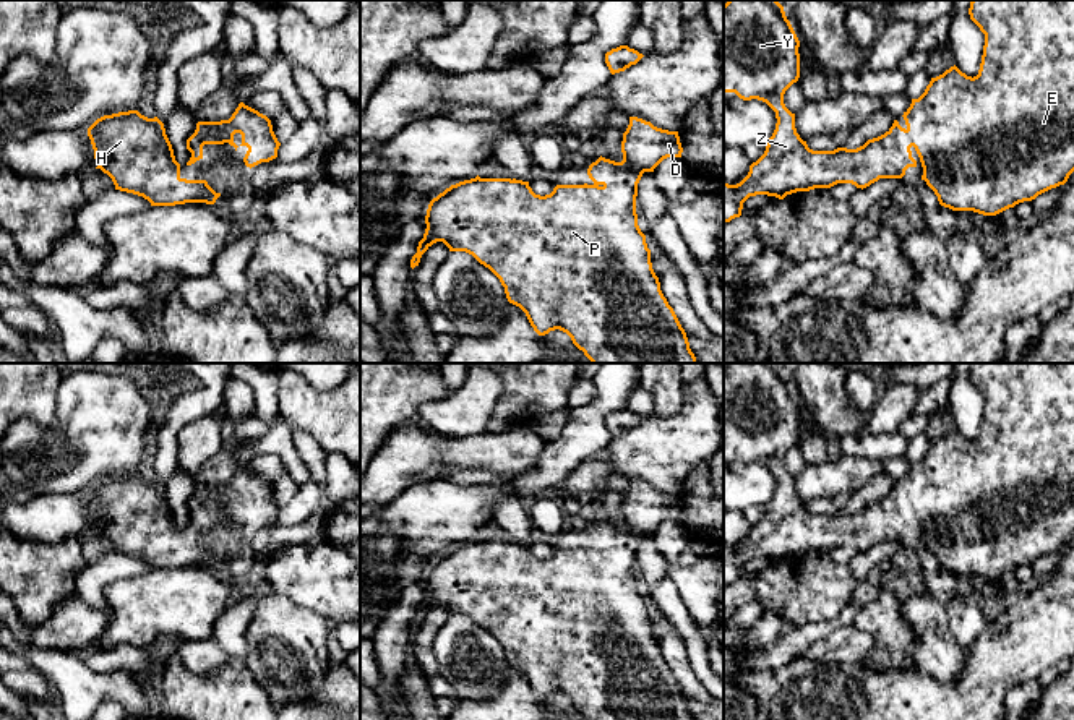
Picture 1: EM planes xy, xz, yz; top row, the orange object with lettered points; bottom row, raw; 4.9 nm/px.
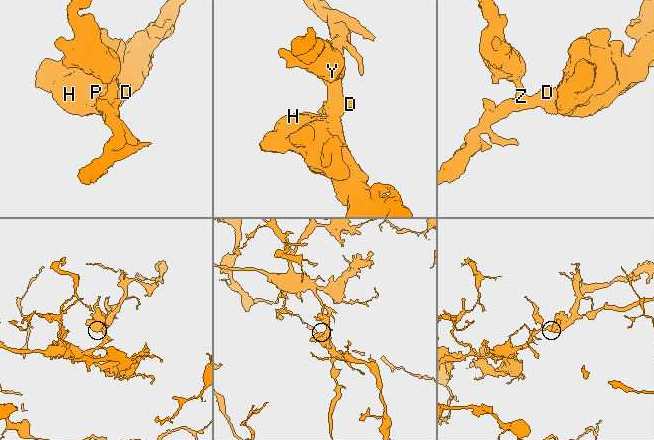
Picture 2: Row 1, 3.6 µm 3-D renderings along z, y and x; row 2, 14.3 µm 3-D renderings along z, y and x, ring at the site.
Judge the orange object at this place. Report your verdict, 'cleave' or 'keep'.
keep

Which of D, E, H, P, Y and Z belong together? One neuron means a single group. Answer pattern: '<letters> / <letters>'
D E H P Y Z

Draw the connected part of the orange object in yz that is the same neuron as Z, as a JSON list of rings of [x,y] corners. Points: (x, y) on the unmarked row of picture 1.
[[[728,363],[724,368],[724,456],[735,456],[743,464],[758,462],[766,465],[775,475],[775,493],[767,504],[764,517],[750,529],[748,538],[737,548],[724,545],[724,585],[730,585],[741,579],[743,566],[750,559],[767,558],[784,563],[797,555],[810,555],[814,551],[831,551],[837,546],[852,546],[857,551],[866,551],[879,542],[902,542],[909,530],[917,530],[910,511],[913,509],[921,530],[921,543],[934,555],[941,569],[952,574],[973,574],[983,579],[996,579],[1019,566],[1032,564],[1038,558],[1064,548],[1074,535],[1074,363],[972,363],[969,371],[970,383],[985,397],[982,426],[977,439],[967,439],[956,428],[943,438],[931,441],[925,456],[918,462],[912,462],[910,470],[904,475],[905,491],[894,483],[892,490],[881,499],[868,503],[857,512],[837,511],[834,514],[813,514],[806,504],[800,501],[795,491],[795,477],[784,467],[785,454],[800,441],[800,404],[785,379],[784,370],[777,363]]]

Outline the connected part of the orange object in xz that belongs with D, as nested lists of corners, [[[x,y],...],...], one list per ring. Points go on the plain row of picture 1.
[[[629,480],[621,516],[621,525],[600,519],[589,529],[587,538],[592,548],[556,548],[545,559],[535,558],[529,545],[516,542],[477,538],[451,548],[428,568],[427,592],[410,623],[410,631],[419,629],[422,618],[433,606],[443,605],[449,615],[466,615],[488,631],[505,650],[508,665],[526,676],[539,699],[560,692],[586,720],[694,720],[685,692],[660,654],[651,626],[651,613],[636,577],[638,546],[642,537],[654,535],[667,521],[681,521],[678,495],[662,493],[651,485]]]

